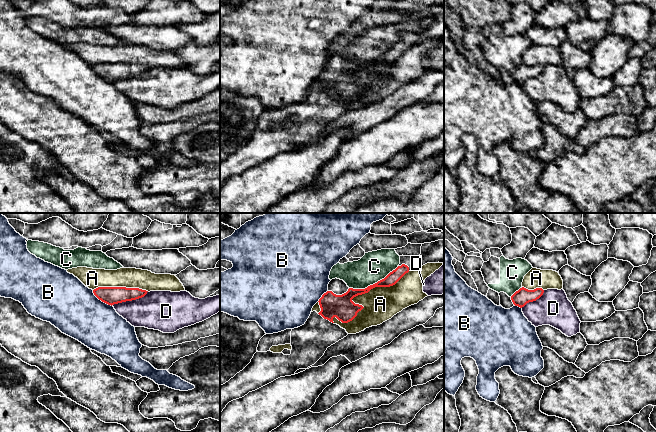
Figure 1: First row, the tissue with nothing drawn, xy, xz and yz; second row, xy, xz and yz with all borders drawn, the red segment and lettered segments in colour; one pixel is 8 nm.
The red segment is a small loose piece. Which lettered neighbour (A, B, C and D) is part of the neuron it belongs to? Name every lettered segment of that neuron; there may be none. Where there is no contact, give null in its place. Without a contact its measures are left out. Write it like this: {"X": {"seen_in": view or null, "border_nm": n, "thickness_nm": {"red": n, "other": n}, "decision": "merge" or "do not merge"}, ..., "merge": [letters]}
{"A": {"seen_in": "xz", "border_nm": 750, "thickness_nm": {"red": 200, "other": 280}, "decision": "do not merge"}, "B": {"seen_in": "xy", "border_nm": 200, "thickness_nm": {"red": 140, "other": 400}, "decision": "do not merge"}, "C": {"seen_in": "xz", "border_nm": 440, "thickness_nm": {"red": 100, "other": 240}, "decision": "do not merge"}, "D": {"seen_in": "xy", "border_nm": 320, "thickness_nm": {"red": 140, "other": 320}, "decision": "do not merge"}, "merge": []}

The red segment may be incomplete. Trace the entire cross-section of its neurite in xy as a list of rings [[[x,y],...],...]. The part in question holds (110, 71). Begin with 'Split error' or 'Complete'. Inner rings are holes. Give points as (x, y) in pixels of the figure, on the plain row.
Complete. [[[98,63],[93,66],[94,71],[108,81],[132,77],[144,73],[148,67],[139,64],[126,63]]]

